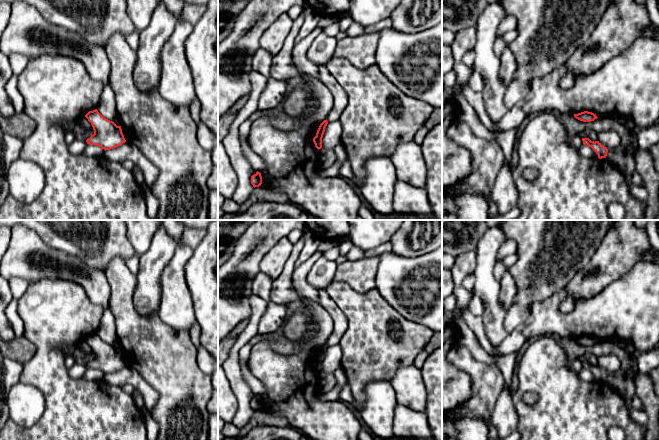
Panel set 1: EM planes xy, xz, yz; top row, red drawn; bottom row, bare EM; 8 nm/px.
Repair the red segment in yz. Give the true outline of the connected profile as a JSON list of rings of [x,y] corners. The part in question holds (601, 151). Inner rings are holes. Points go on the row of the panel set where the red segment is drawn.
[[[582,138],[583,144],[591,147],[598,155],[599,159],[606,158],[608,149],[601,145],[599,141],[591,141],[589,138]]]

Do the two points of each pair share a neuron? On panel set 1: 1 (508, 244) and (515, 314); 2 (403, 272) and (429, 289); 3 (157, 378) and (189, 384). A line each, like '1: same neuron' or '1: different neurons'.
1: different neurons
2: same neuron
3: same neuron

